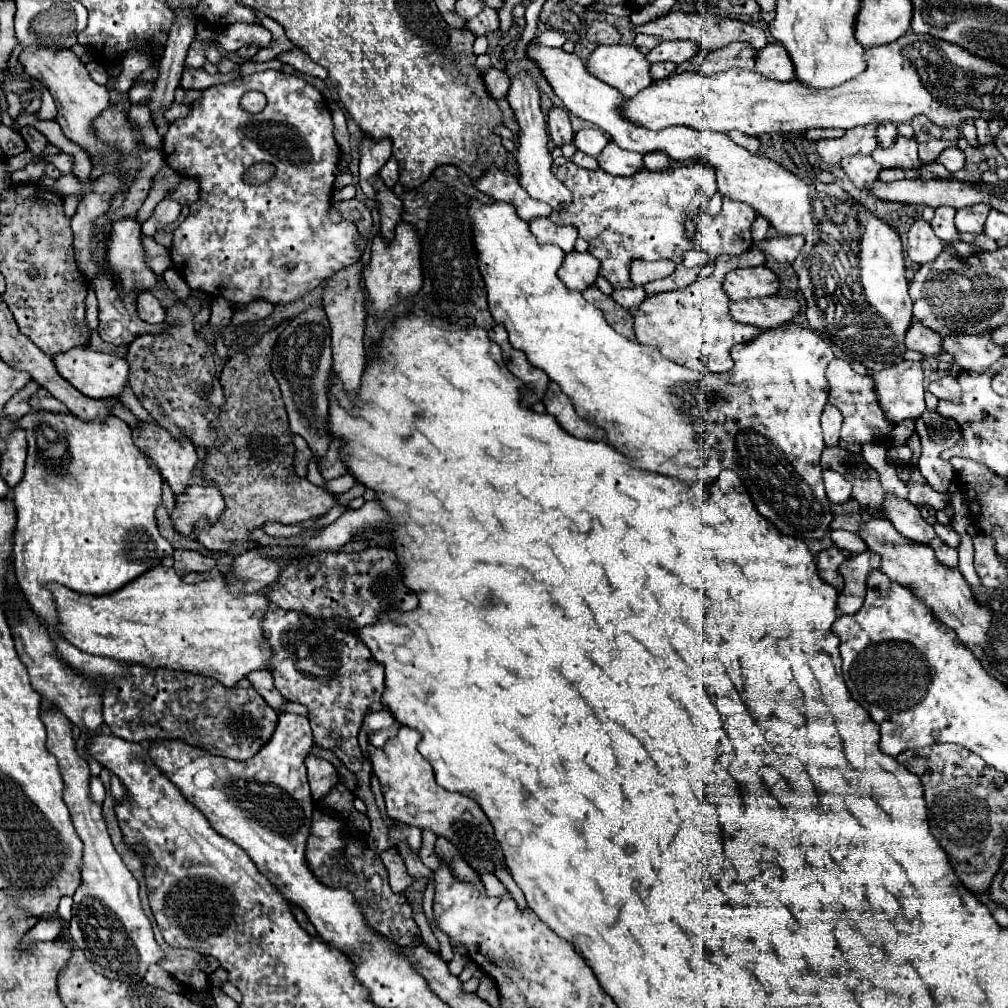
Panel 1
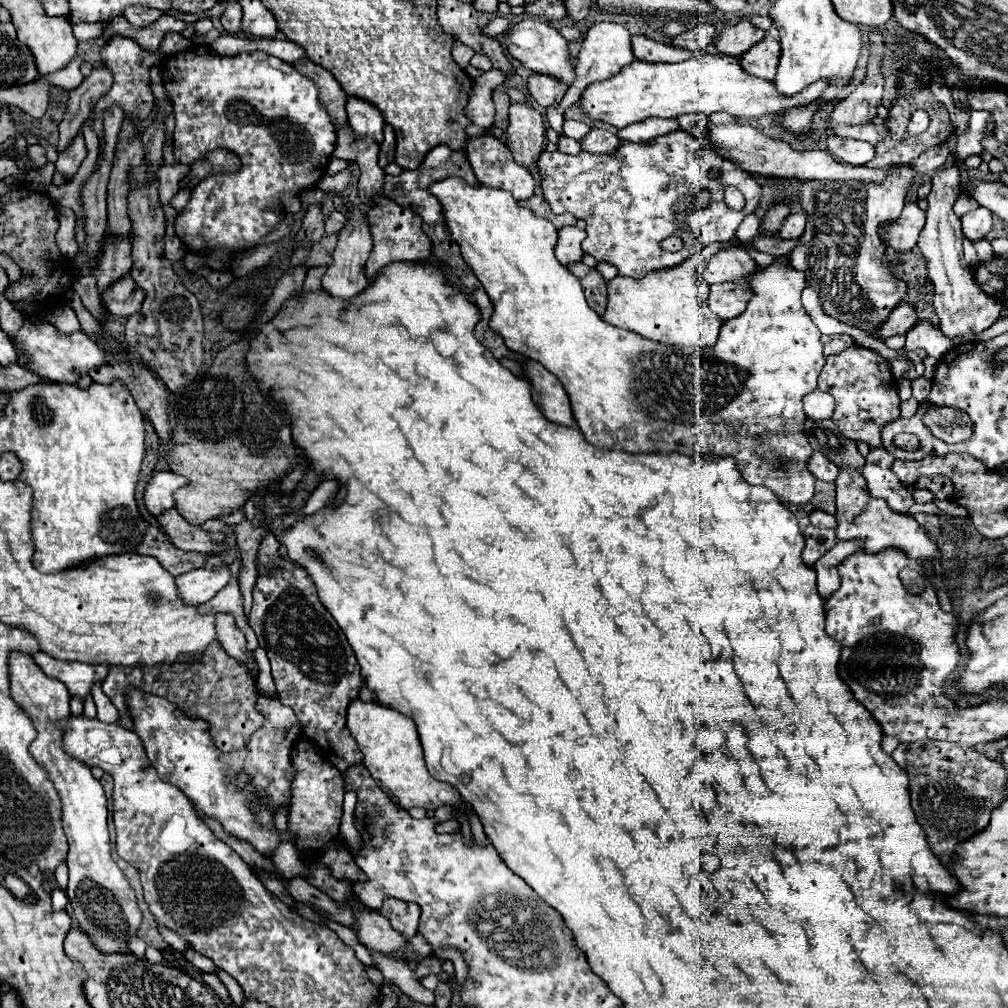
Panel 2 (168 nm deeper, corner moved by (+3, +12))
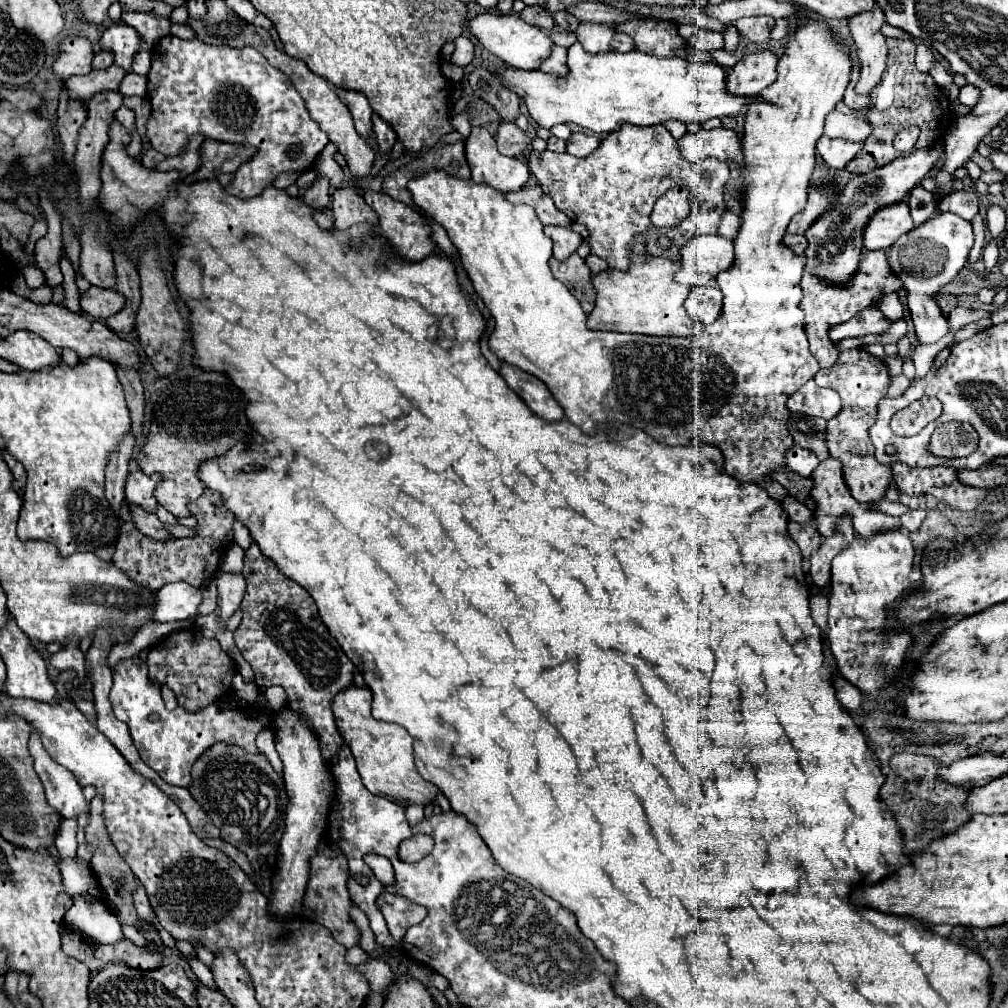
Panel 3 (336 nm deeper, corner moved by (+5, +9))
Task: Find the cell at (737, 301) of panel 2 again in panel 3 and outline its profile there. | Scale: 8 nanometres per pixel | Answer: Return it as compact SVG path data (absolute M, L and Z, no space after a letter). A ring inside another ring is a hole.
M716 286L692 288L684 302L684 308L694 322L698 322L700 326L708 326L722 312L722 292Z

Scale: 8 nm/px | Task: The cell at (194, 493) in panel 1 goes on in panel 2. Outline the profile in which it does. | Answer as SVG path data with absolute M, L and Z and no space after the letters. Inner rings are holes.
M156 471L144 493L148 511L158 517L164 511L174 509L174 503L176 503L174 491L178 491L186 485L188 485L188 479L184 479L182 475L176 475L172 471Z

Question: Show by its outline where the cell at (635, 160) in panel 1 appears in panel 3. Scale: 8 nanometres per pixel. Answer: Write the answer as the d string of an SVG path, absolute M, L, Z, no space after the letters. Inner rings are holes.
M576 132L572 134L572 138L566 140L566 150L568 154L572 156L588 156L592 154L596 148L600 146L600 140L592 134L582 134L582 132Z

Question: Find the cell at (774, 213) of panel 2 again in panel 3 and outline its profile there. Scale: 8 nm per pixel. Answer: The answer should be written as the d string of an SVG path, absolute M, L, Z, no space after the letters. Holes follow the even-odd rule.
M804 18L800 22L800 28L790 36L788 46L786 46L782 58L778 60L778 78L776 78L776 82L760 92L762 102L754 102L754 104L748 106L748 112L746 112L746 118L744 118L744 138L742 138L742 150L744 150L744 158L746 158L748 166L744 166L740 170L740 176L744 178L744 192L742 192L742 200L740 200L740 206L742 206L740 230L738 230L738 236L734 238L736 258L734 258L734 266L730 266L730 270L724 270L716 278L718 288L722 290L722 314L720 314L720 318L714 324L702 328L698 334L692 334L692 336L682 336L682 338L678 338L678 336L662 336L662 338L658 338L658 336L634 336L634 334L620 334L620 332L588 330L586 328L586 314L580 308L578 300L570 294L570 290L562 282L558 282L552 276L552 270L548 266L548 260L552 256L552 240L548 236L544 236L542 222L538 220L536 212L530 206L526 206L526 204L510 204L510 202L506 202L502 192L492 190L488 184L476 184L474 180L460 180L460 178L454 178L454 176L446 174L444 170L430 170L430 172L414 174L410 178L410 182L408 182L408 190L412 194L414 204L424 214L428 214L434 222L440 222L440 226L448 232L452 244L460 252L462 266L464 266L464 270L466 270L466 274L468 274L468 278L470 278L470 282L472 282L472 286L476 290L476 294L480 298L484 294L482 300L484 300L486 308L490 310L490 314L496 320L496 330L490 336L490 350L500 360L504 360L508 364L514 364L514 366L522 368L524 372L530 372L532 376L540 378L548 386L548 390L552 392L554 400L562 406L566 418L572 424L582 428L586 434L596 434L594 430L598 430L598 424L612 426L612 422L616 420L620 424L644 430L648 436L652 436L654 440L664 442L668 446L690 446L690 444L694 444L694 438L710 440L710 442L700 442L700 444L712 444L712 446L722 450L730 476L738 478L740 482L770 480L768 472L778 468L778 466L784 466L784 452L792 446L792 436L788 434L788 428L786 428L786 420L790 416L790 412L786 408L786 398L792 392L796 392L802 386L802 382L814 378L814 374L820 370L820 364L816 362L816 358L808 350L808 338L806 338L806 332L804 332L804 310L800 308L800 300L802 300L800 278L802 278L802 270L806 266L806 258L794 254L782 240L784 240L784 234L786 234L786 228L788 228L792 216L802 212L804 206L806 206L808 188L810 188L810 176L812 176L812 170L816 166L816 148L814 146L816 146L818 138L824 134L826 114L832 112L834 106L842 100L844 90L848 86L848 80L850 80L850 54L840 44L840 36L836 32L832 32L824 22Z

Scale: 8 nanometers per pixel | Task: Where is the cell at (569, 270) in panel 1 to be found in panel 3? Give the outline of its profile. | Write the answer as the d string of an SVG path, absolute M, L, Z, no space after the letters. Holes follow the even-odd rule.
M544 226L544 234L554 242L556 260L566 260L568 256L572 256L582 242L582 236L578 232L564 226Z

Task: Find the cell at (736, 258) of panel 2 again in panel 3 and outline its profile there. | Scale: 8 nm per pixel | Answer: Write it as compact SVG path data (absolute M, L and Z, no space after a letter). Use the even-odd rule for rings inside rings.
M696 236L680 250L680 270L674 280L688 288L706 286L734 262L734 244L722 236Z

